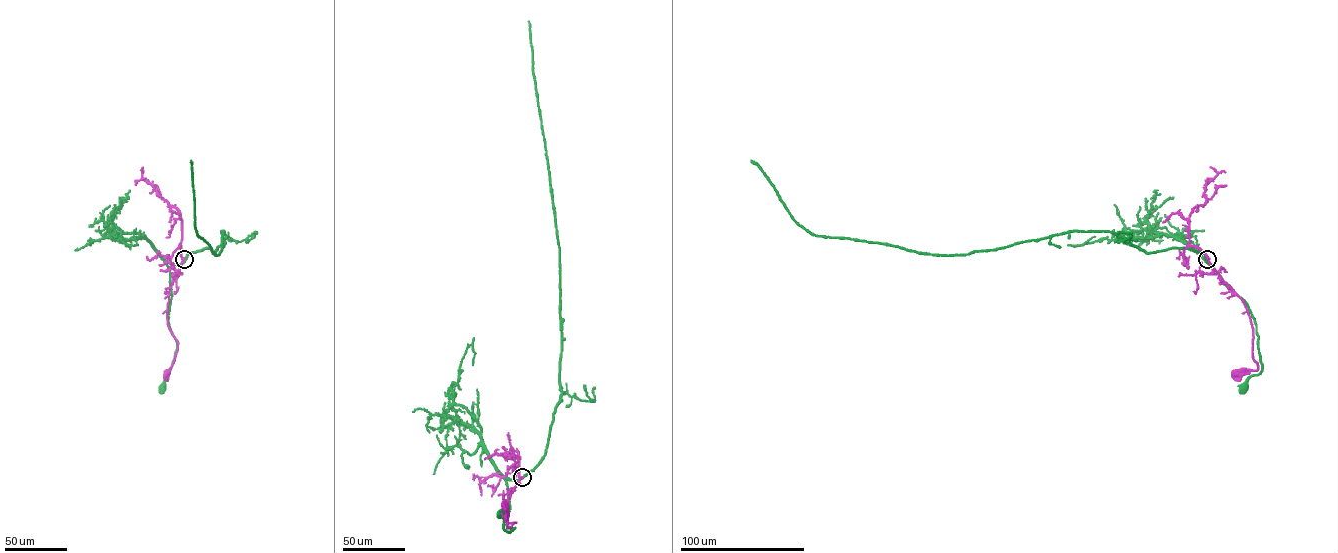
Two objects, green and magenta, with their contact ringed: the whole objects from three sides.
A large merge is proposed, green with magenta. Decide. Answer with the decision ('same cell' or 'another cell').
another cell

